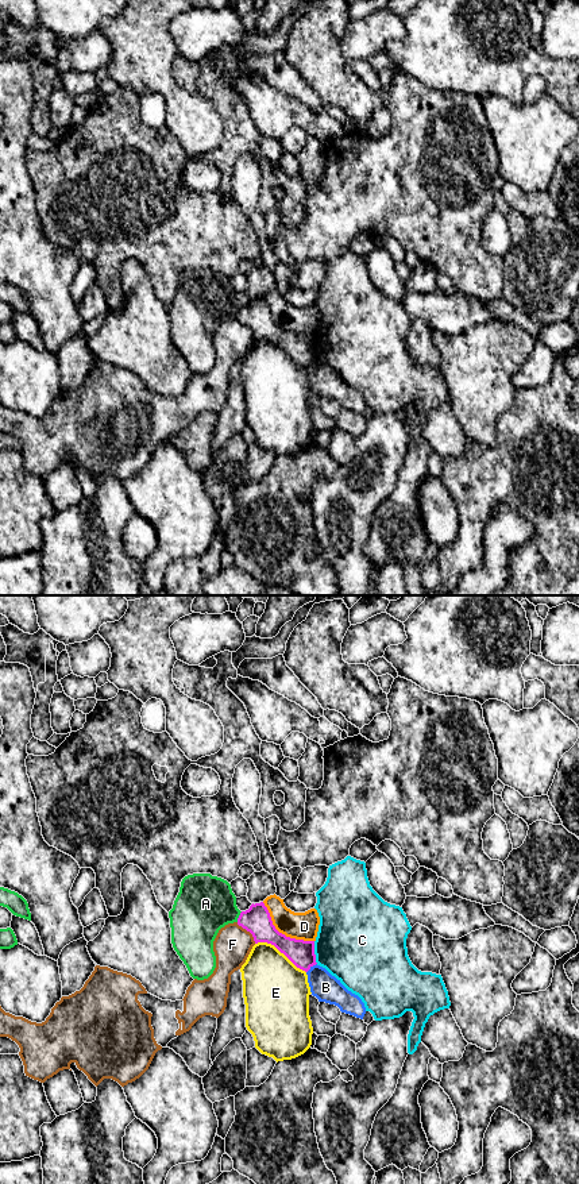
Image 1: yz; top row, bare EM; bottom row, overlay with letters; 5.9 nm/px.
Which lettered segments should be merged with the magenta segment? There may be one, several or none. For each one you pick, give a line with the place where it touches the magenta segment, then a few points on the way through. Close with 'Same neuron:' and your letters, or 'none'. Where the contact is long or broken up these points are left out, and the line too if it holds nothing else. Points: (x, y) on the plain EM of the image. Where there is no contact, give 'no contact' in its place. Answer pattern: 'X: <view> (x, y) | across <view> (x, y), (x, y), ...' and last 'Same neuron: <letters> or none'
Same neuron: none

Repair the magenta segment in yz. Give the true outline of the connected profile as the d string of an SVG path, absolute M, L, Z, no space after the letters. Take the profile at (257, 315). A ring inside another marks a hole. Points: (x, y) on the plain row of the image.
M263 297L252 298L242 306L238 320L250 327L255 339L267 338L283 348L297 363L308 367L316 360L314 336L304 336L286 332L273 320L270 308Z

